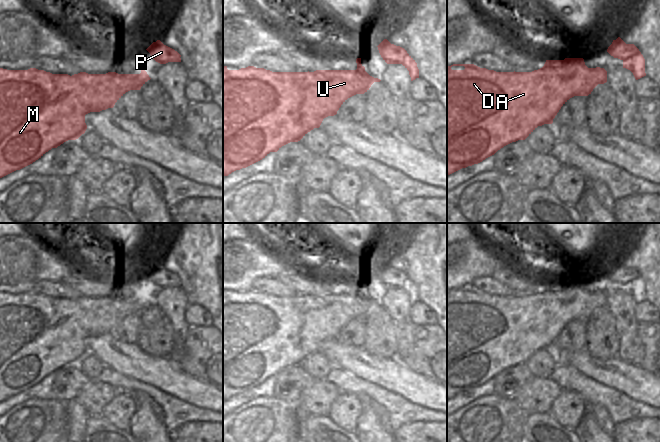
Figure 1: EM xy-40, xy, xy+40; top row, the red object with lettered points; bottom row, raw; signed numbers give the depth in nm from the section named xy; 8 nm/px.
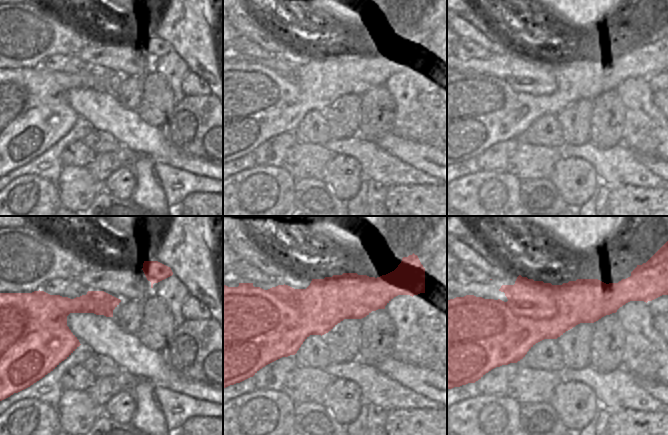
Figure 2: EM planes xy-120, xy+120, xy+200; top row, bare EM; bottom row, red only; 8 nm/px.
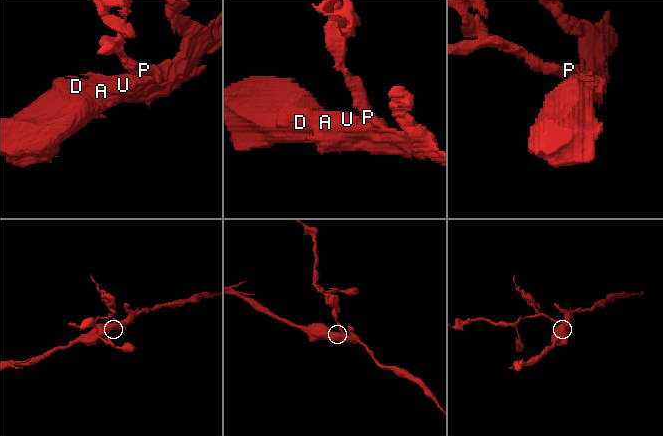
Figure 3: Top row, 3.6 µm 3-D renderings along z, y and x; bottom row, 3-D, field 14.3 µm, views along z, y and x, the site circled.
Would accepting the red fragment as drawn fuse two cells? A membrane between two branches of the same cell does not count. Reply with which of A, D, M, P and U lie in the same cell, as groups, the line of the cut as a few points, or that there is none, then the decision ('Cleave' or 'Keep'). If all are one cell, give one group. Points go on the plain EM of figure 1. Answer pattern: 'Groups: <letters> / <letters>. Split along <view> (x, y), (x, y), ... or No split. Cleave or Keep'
Groups: A D M U / P. Split along xy+40 (614, 264), (625, 284). Cleave.

